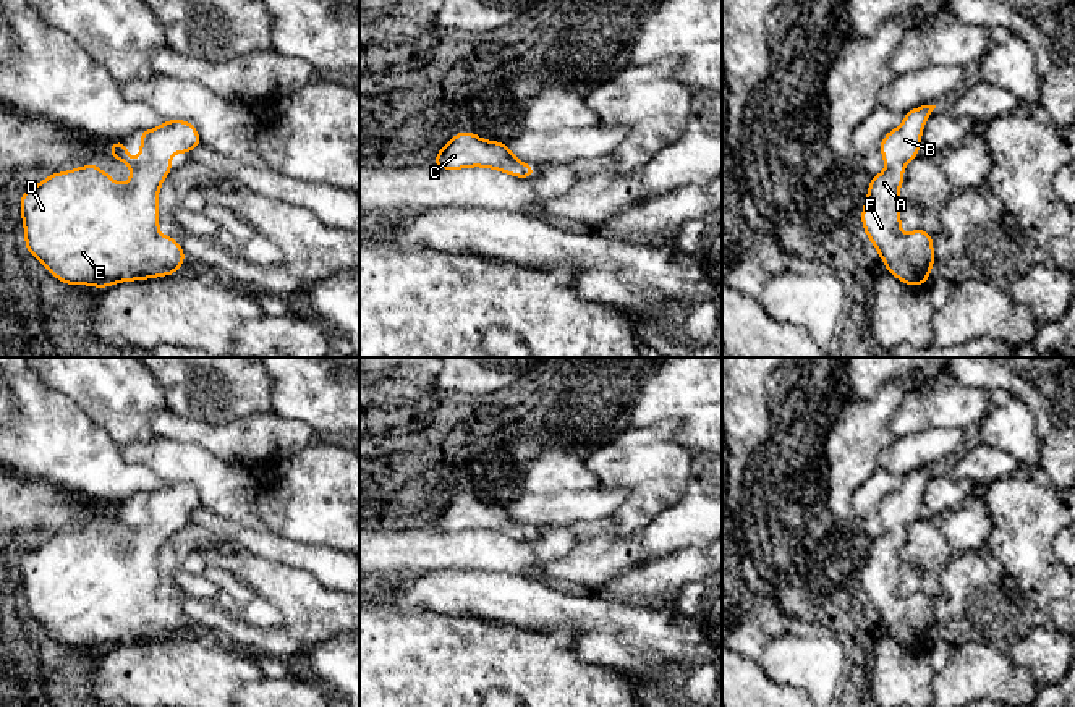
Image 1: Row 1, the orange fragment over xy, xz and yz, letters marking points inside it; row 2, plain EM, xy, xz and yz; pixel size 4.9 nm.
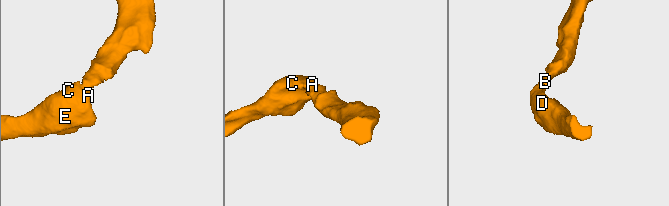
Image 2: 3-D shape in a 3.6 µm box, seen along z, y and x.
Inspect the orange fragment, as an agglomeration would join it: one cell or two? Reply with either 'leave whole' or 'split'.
leave whole

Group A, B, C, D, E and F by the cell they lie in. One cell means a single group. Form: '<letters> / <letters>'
A B C D E F

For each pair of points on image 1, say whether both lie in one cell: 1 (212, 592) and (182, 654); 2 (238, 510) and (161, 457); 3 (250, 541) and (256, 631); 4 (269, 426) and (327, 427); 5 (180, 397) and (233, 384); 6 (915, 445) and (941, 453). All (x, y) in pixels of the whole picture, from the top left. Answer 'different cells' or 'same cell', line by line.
1: different cells
2: same cell
3: different cells
4: different cells
5: same cell
6: same cell

